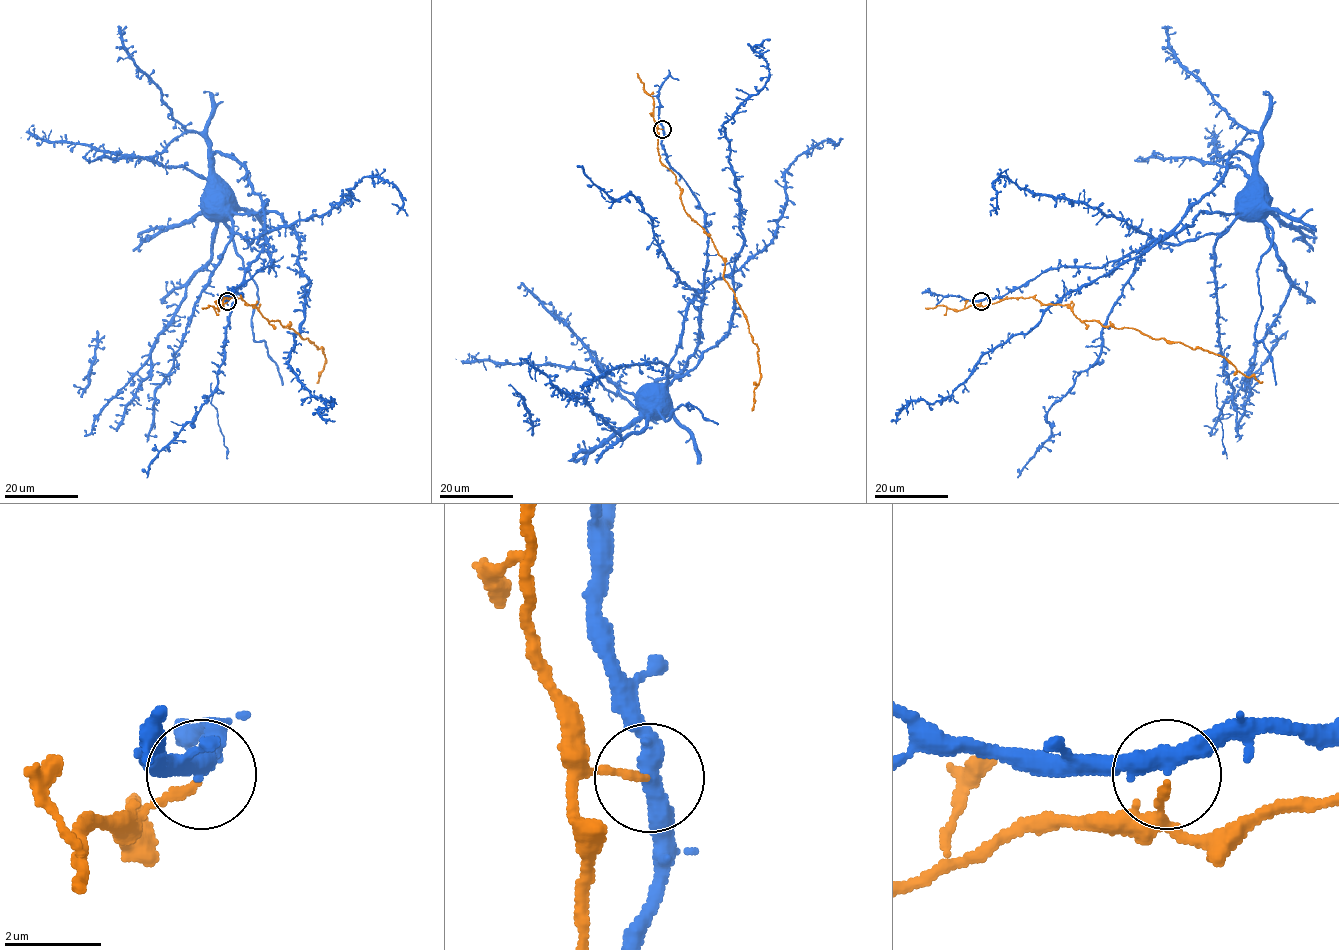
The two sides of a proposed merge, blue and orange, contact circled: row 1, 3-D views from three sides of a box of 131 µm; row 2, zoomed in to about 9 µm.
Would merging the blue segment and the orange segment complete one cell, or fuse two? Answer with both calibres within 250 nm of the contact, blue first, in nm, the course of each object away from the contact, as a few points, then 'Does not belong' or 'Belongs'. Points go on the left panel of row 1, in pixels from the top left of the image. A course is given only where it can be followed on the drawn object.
Thickness 360 nm (blue) against 150 nm. Course of blue: (228, 302), (273, 267), (232, 214), (277, 212), (308, 279), (288, 365), (333, 400), (318, 414), (335, 421). Course of orange: (228, 302), (222, 306), (225, 298), (241, 297), (268, 321), (279, 321), (322, 348), (324, 368), (317, 382). Does not belong

